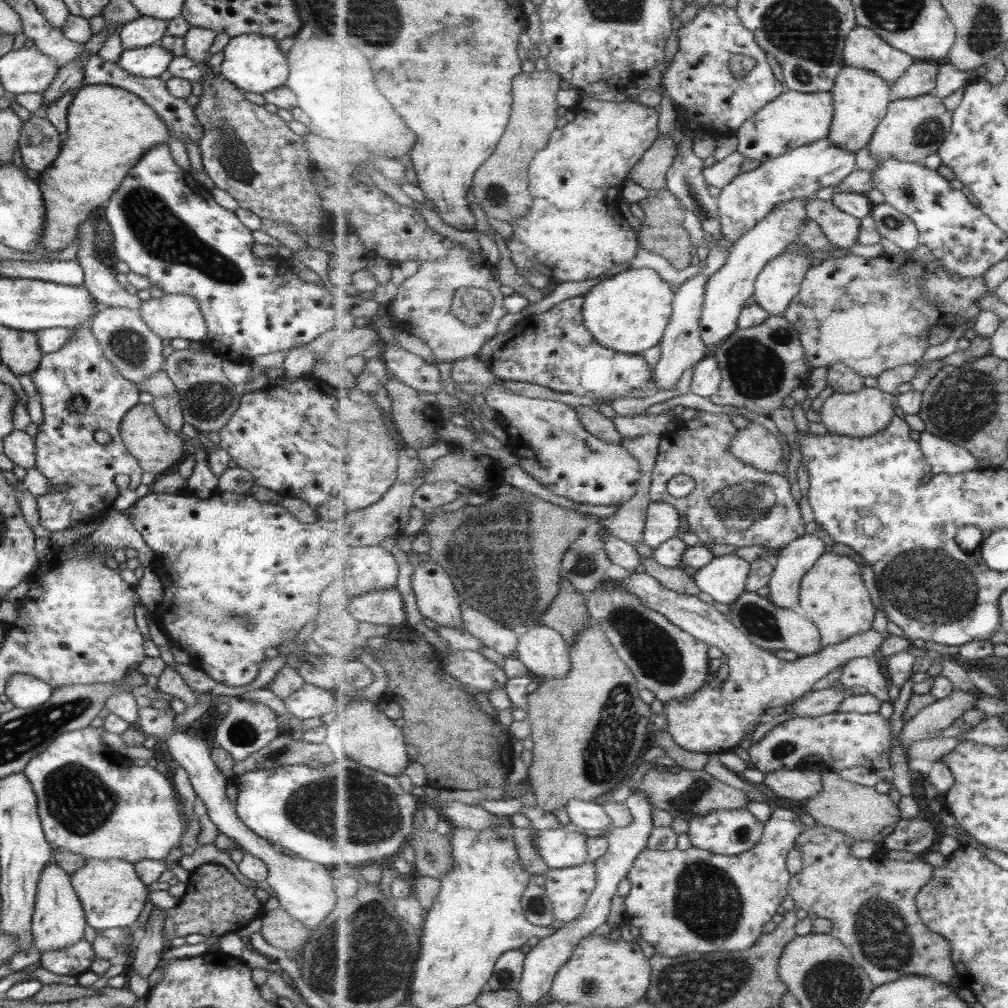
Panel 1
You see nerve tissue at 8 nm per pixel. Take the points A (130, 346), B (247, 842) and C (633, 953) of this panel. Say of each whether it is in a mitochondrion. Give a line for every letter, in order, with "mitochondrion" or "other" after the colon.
A: mitochondrion
B: other
C: other

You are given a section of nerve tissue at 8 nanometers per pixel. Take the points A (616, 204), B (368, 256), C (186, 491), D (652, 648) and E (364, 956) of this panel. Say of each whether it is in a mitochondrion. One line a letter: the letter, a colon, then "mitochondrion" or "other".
A: other
B: other
C: other
D: mitochondrion
E: mitochondrion

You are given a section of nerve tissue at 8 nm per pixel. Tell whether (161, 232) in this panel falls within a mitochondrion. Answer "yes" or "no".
yes

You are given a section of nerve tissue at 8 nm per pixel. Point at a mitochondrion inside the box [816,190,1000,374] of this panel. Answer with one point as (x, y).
(892, 223)

